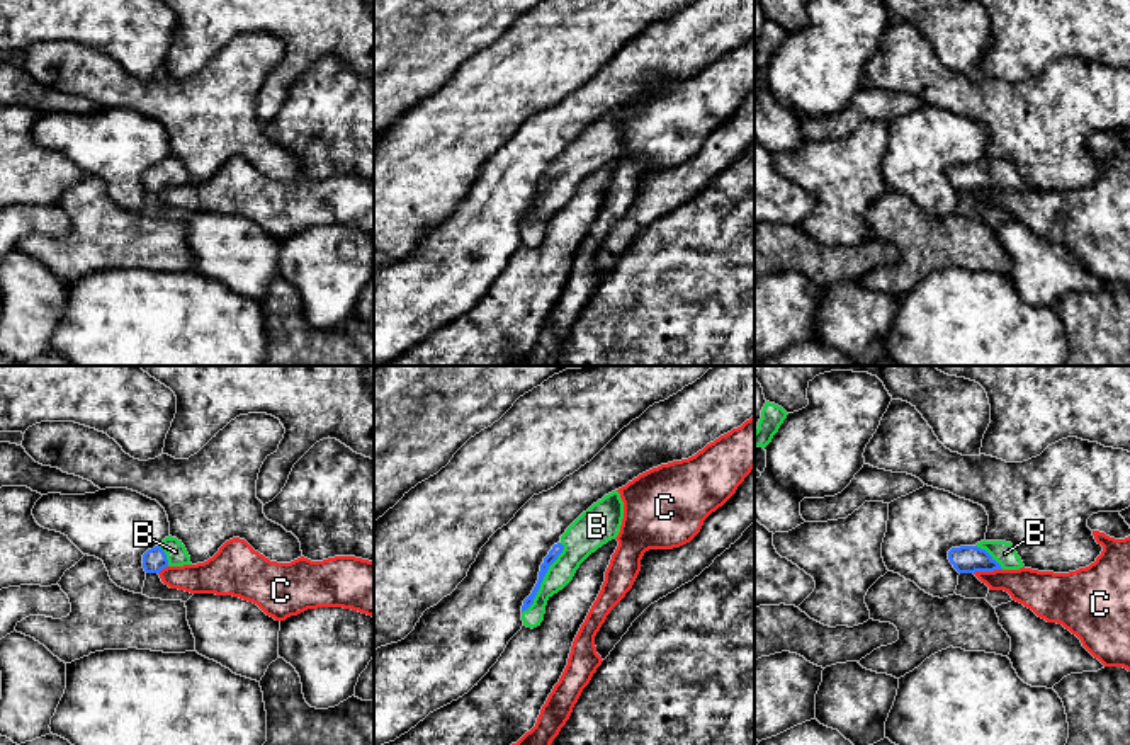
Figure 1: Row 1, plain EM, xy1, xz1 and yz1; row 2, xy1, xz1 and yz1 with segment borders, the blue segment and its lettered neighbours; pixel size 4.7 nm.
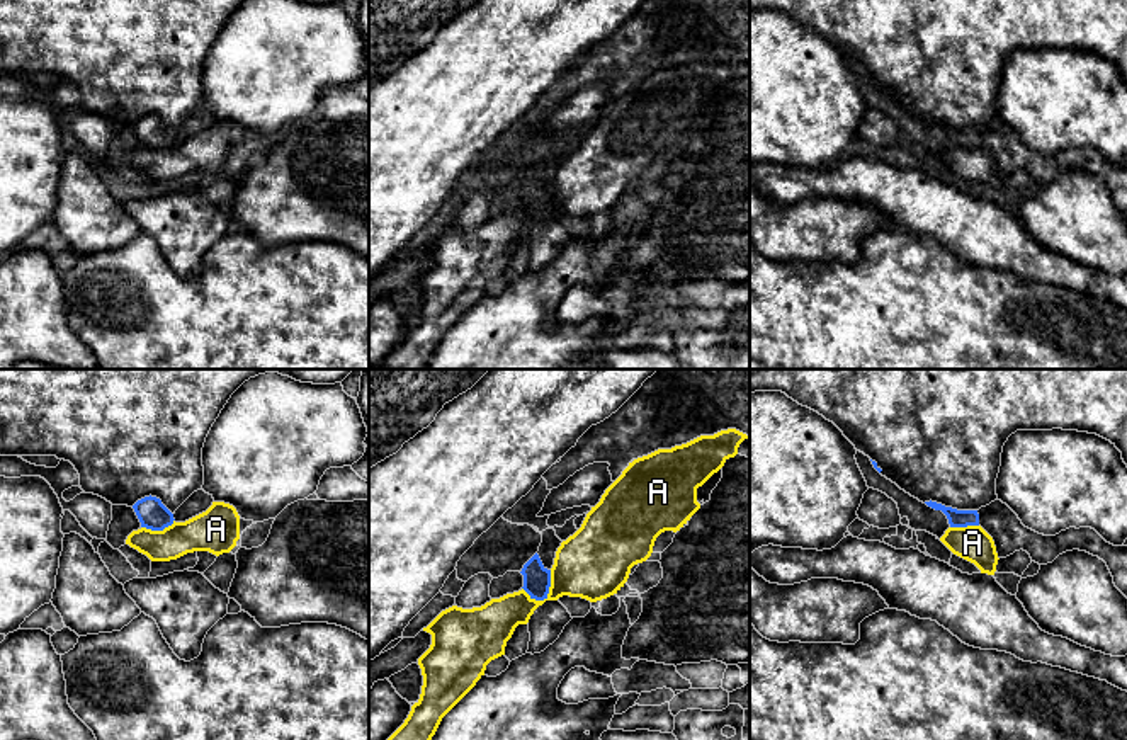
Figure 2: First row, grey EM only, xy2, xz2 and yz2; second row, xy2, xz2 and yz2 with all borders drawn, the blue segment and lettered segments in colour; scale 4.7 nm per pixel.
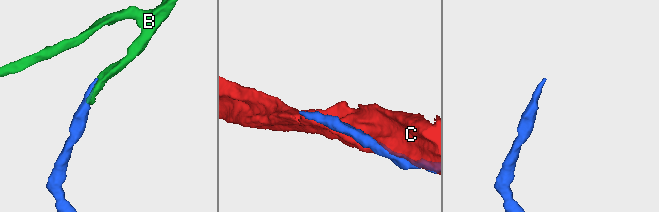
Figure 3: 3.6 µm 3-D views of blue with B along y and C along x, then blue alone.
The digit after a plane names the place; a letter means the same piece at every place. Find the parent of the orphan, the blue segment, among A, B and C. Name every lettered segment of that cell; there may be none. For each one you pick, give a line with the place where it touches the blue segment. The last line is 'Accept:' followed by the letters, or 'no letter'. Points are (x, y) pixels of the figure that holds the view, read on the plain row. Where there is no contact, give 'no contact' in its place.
B: meets blue in xz1 at (542, 198)
Accept: B

